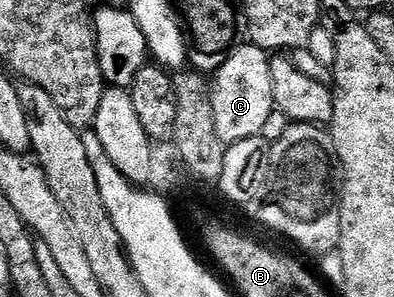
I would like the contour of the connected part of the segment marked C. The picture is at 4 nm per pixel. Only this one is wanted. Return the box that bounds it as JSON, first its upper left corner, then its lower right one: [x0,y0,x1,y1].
[210,42,272,146]

